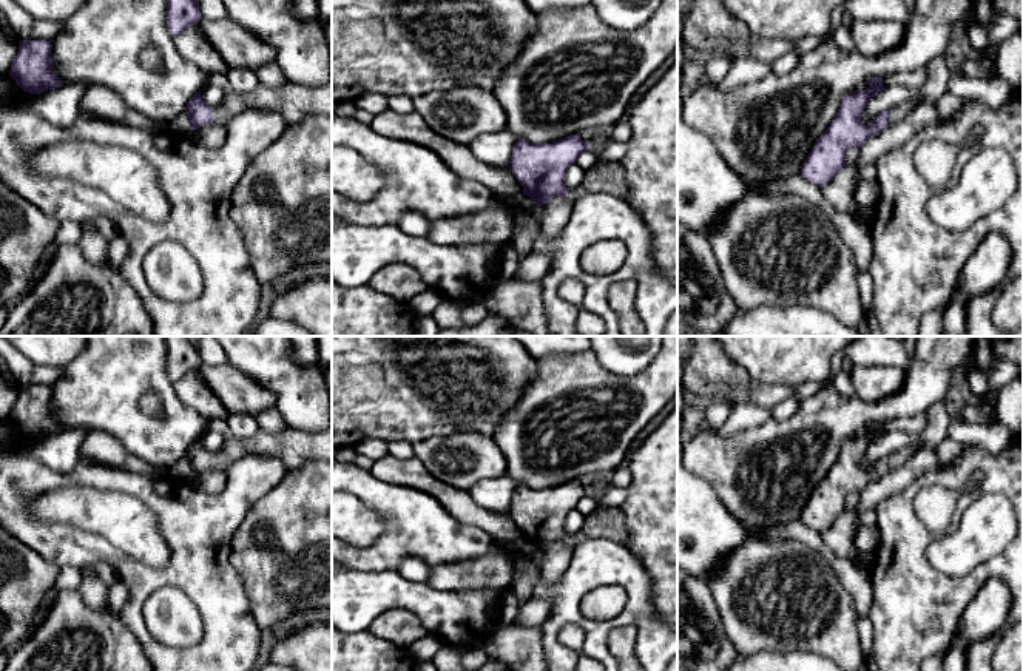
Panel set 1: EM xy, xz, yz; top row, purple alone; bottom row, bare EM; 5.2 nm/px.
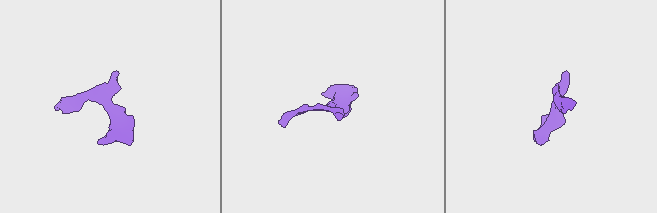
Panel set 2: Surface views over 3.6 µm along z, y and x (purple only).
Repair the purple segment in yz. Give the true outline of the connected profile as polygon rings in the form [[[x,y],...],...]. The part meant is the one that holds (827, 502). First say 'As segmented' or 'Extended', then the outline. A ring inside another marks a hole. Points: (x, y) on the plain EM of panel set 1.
Extended. [[[869,423],[866,429],[869,430],[866,435],[846,440],[841,444],[835,464],[801,512],[802,523],[821,534],[846,511],[846,497],[849,494],[861,494],[869,483],[880,480],[887,470],[900,467],[924,446],[924,443],[920,443],[892,452],[880,458],[869,470],[864,470],[861,460],[866,450],[884,435],[883,423]]]

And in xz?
Extended. [[[579,478],[552,489],[531,489],[518,484],[512,494],[509,515],[523,532],[523,540],[529,541],[537,552],[557,541],[572,548],[591,538],[626,545],[628,532],[620,507],[597,507],[585,515],[585,524],[579,534],[565,532],[566,515],[577,509],[579,501],[588,494]]]

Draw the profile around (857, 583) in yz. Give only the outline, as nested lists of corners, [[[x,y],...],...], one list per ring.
[[[801,518],[768,528],[755,535],[747,528],[745,532],[748,537],[758,540],[796,540],[821,554],[836,572],[846,592],[852,597],[858,615],[869,615],[872,605],[872,580],[869,571],[858,569],[850,558],[841,558],[832,554],[822,541],[822,534],[804,524]]]

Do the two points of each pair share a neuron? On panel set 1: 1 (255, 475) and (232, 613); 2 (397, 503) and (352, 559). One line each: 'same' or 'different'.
1: same
2: same

